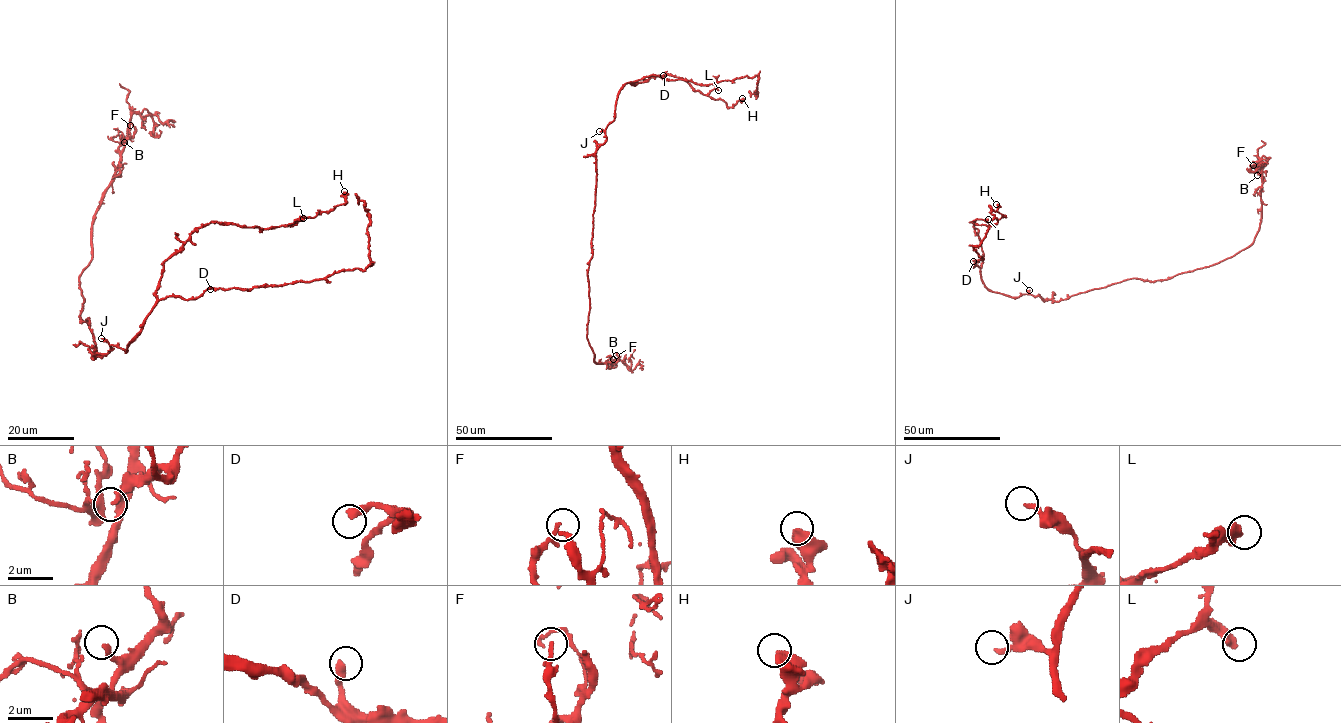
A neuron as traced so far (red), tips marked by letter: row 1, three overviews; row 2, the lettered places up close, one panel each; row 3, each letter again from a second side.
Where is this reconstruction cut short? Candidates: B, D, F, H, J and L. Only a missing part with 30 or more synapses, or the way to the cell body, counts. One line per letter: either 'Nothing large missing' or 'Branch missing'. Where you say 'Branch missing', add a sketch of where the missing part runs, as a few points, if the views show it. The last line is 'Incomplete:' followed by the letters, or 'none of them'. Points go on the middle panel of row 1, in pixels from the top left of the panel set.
B: Nothing large missing
D: Nothing large missing
F: Nothing large missing
H: Nothing large missing
J: Nothing large missing
L: Nothing large missing
Incomplete: none of them

